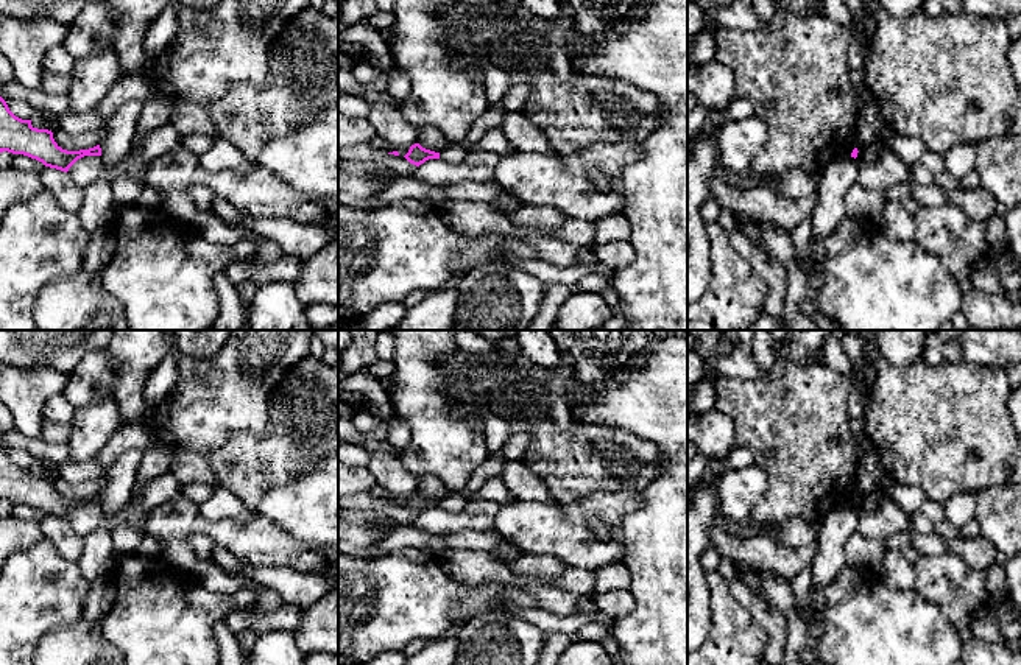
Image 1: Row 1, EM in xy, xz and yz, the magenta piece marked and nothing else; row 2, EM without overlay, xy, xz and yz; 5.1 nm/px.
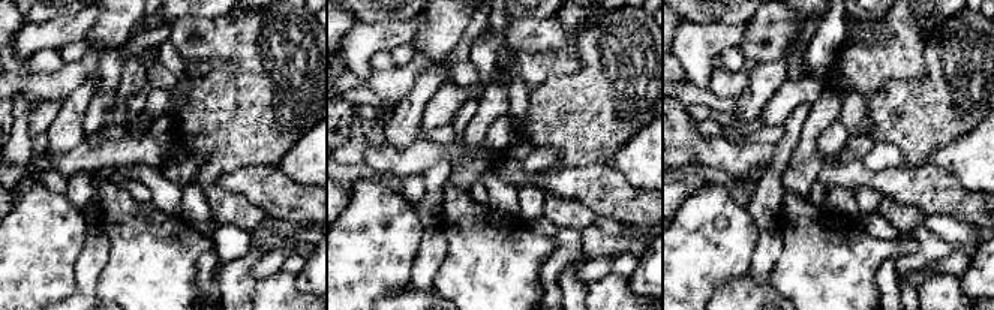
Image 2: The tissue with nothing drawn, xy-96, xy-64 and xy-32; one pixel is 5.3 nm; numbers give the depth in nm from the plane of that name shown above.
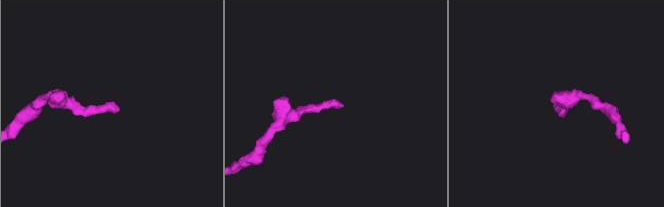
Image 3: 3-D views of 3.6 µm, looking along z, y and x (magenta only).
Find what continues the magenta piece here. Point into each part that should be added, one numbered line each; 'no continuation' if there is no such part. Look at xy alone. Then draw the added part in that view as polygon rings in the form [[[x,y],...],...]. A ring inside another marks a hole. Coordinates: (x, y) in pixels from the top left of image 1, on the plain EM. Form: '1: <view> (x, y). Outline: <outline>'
no continuation

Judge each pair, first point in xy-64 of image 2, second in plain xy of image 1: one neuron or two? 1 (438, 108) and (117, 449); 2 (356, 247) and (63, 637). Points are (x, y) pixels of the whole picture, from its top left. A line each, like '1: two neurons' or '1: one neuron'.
1: one neuron
2: two neurons

